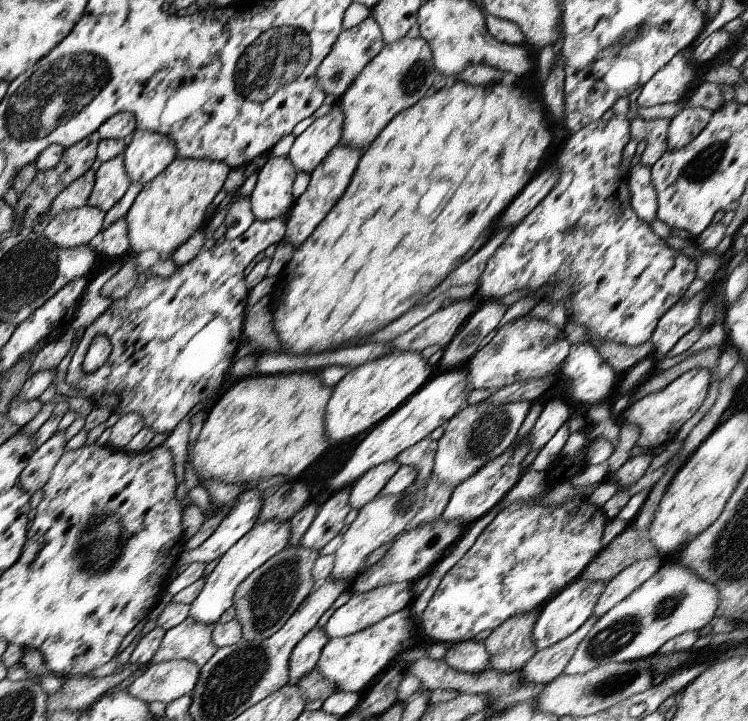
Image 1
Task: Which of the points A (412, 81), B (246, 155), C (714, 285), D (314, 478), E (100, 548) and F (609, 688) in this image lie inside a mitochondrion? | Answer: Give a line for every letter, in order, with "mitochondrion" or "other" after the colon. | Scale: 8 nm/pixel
A: mitochondrion
B: other
C: other
D: other
E: mitochondrion
F: mitochondrion

